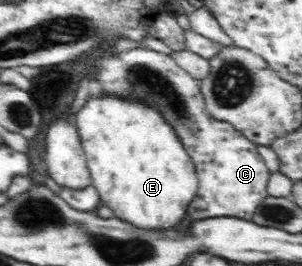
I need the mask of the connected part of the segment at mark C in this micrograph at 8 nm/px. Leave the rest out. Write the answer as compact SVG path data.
M120 45L111 47L93 62L91 82L100 90L109 90L109 94L137 94L137 98L149 98L149 102L157 102L157 106L165 110L164 118L169 118L169 122L177 126L177 134L181 134L181 142L185 142L183 145L192 158L201 182L193 202L186 207L186 214L190 220L198 221L203 218L215 218L215 216L235 216L235 218L251 220L255 210L270 196L267 186L270 172L263 155L257 151L257 145L227 122L212 118L203 100L201 81L180 68L171 55L148 49L146 46L128 49L122 49Z

